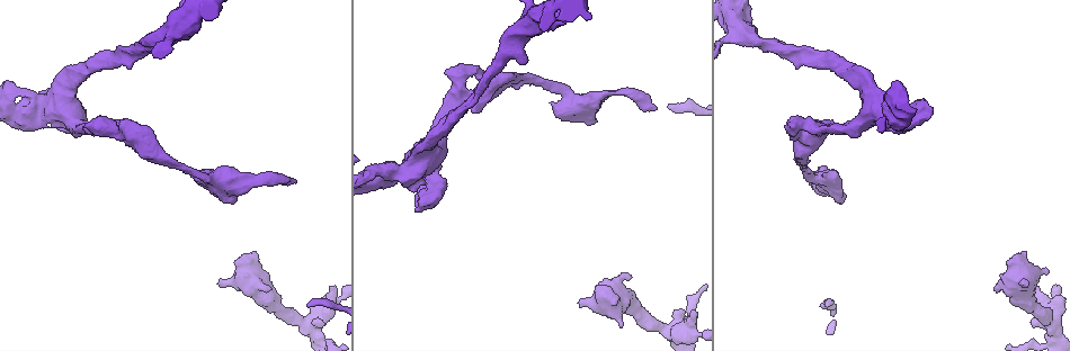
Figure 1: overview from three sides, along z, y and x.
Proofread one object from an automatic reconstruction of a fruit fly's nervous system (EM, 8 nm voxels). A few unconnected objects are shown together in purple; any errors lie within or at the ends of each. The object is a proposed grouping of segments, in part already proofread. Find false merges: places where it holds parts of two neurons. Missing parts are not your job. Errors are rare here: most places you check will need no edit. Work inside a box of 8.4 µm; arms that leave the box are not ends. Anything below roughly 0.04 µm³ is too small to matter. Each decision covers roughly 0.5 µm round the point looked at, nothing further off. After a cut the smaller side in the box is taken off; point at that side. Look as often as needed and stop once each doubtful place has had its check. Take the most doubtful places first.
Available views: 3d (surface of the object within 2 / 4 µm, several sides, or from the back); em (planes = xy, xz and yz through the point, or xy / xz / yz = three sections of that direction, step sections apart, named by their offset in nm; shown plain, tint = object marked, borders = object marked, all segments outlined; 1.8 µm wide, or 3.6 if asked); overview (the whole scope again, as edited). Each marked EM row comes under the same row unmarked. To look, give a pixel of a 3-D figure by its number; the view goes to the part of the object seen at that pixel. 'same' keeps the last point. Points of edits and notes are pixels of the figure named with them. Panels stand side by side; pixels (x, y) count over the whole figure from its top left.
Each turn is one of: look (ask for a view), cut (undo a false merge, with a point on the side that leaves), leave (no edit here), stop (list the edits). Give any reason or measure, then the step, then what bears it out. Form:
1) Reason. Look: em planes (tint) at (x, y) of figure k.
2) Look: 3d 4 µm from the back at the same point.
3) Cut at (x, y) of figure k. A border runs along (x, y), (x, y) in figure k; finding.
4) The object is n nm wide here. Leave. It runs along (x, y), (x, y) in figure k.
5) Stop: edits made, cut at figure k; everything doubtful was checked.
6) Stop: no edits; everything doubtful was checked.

Branch point. Look: em 3.6 µm xz step 16 (tint) at (218, 182) of figure 1.

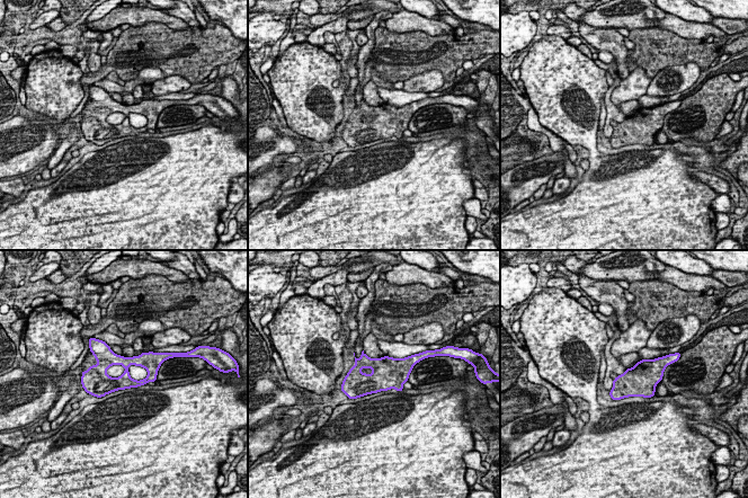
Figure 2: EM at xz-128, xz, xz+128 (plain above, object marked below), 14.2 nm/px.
Cut it another way. Look: em 3.6 µm planes (tint) at the same point.

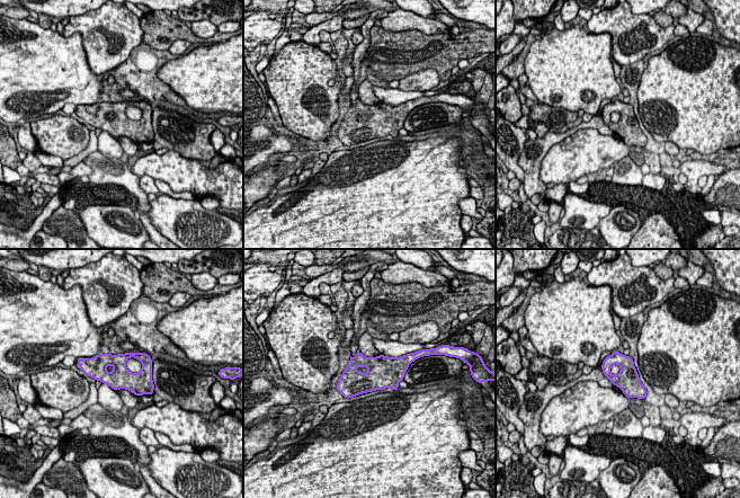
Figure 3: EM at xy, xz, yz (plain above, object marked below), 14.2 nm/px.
Leave. One neuron here.

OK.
Four or more arms meet. Look: 3d 4 µm at (307, 324) of figure 1.

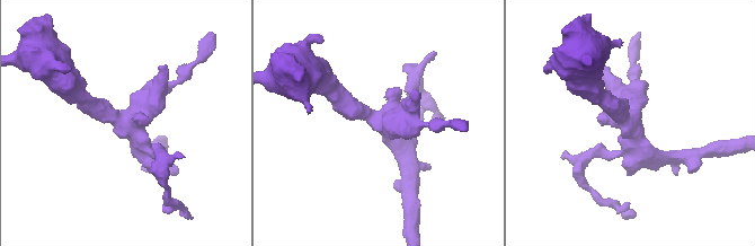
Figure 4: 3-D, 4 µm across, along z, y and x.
Now the EM. Look: em yz step 8 (tint) at (630, 122) of figure 4.

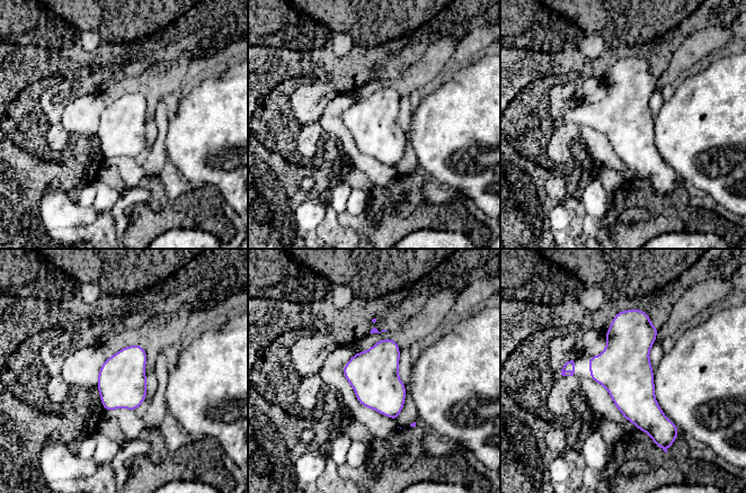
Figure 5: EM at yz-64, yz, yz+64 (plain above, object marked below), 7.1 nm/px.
Look: em planes (tint) at the same point.

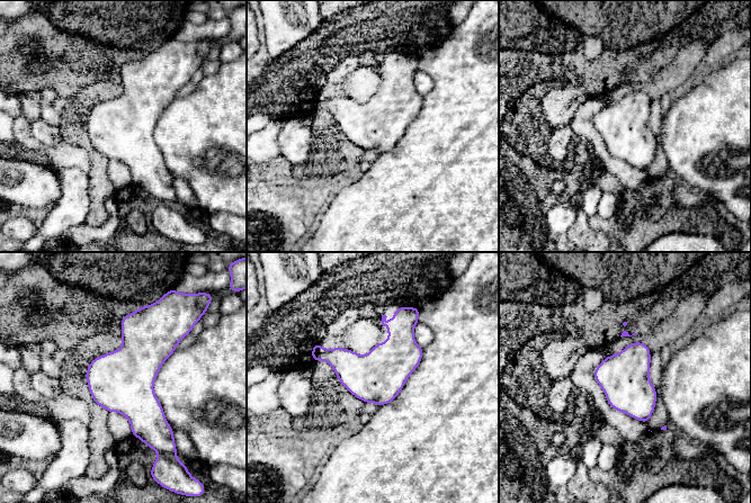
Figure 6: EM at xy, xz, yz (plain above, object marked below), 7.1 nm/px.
The object is 360 nm wide here. Leave. All the same neuron.

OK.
A narrow waist. Look: em 3.6 µm xy step 8 (tint) at (867, 114) of figure 1.

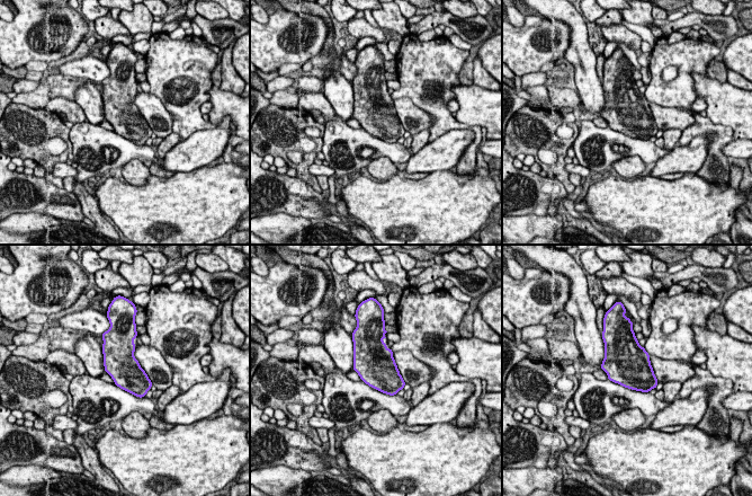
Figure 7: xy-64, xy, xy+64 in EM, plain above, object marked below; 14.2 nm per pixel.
Look: em 3.6 µm planes (tint) at the same point.

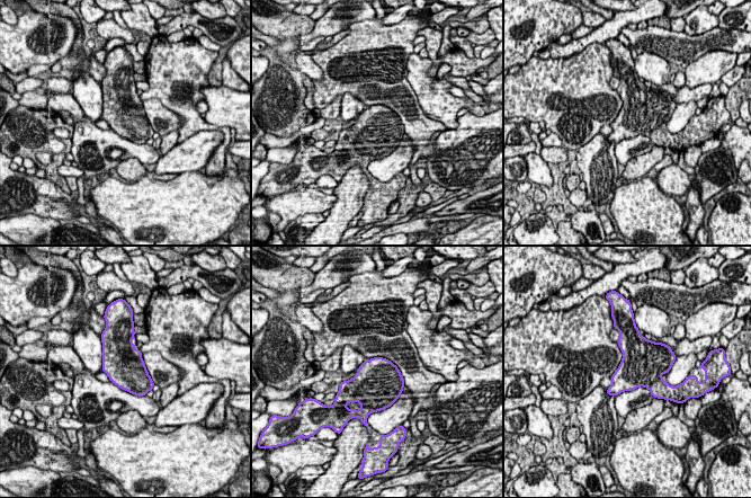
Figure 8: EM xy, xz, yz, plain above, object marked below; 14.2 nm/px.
Leave. All the same neuron.

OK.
Thick turns thin. Look: em planes (tint) at (189, 16) of figure 1.

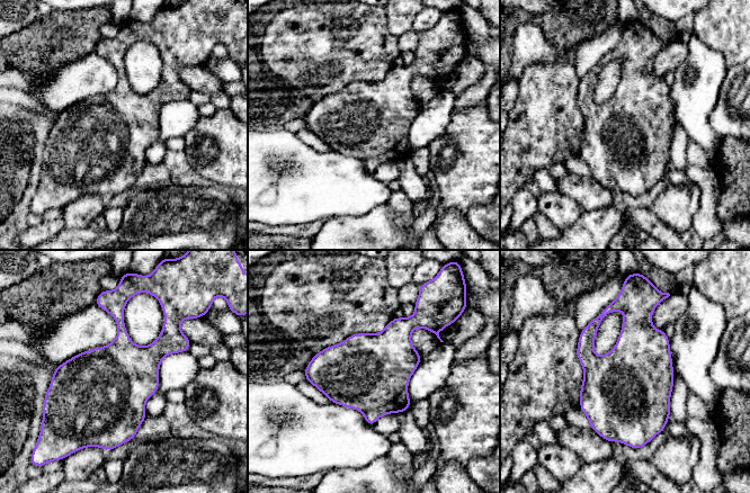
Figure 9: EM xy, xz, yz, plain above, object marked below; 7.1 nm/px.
Leave. One neuron here.

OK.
Stop: no edits; everything doubtful was checked.

